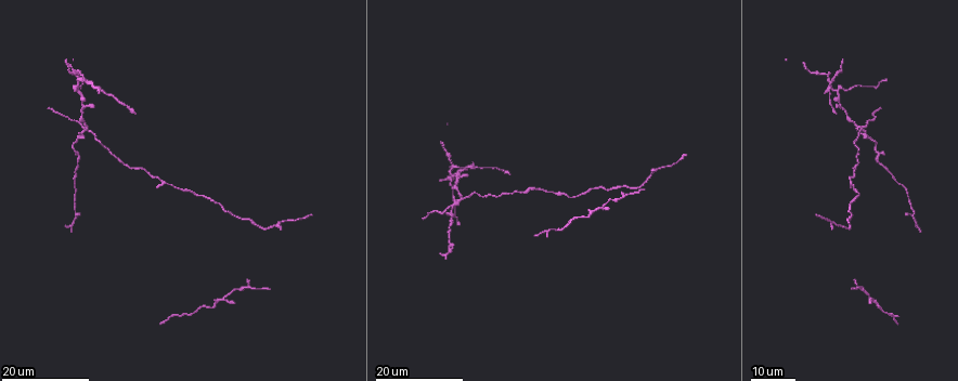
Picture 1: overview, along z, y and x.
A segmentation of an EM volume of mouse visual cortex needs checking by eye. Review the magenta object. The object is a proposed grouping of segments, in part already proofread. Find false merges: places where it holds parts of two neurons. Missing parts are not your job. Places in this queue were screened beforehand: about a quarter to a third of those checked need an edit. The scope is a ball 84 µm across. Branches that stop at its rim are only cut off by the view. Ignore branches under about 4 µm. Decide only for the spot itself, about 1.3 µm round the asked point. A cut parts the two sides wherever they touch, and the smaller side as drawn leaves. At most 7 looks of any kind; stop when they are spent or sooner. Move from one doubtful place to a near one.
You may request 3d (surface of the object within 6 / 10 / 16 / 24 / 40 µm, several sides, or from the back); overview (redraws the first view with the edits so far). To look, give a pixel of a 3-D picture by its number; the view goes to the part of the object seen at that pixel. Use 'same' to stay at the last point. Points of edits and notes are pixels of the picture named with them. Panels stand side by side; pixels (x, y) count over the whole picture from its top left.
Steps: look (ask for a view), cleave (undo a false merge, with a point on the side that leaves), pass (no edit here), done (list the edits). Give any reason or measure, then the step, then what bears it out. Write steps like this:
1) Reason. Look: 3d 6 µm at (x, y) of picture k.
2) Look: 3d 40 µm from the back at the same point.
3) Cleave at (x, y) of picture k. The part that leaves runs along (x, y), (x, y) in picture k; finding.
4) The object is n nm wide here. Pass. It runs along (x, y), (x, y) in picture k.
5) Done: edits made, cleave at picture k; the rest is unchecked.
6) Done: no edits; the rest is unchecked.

Sudden change in width. Look: 3d 16 µm at (845, 89) of picture 1.

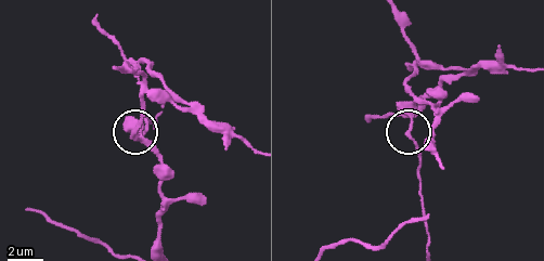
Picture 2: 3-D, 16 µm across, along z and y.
Look: 3d 10 µm at (410, 130) of picture 2.

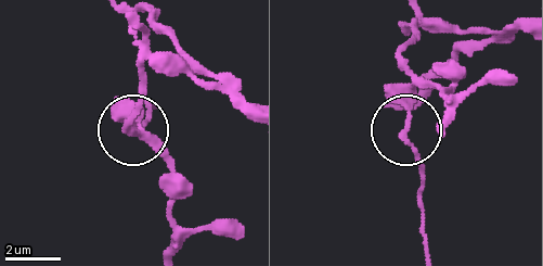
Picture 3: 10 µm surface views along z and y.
Pass. One neuron here.

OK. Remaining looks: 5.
Four or more arms meet. Look: 3d 16 µm at (863, 128) of picture 1.

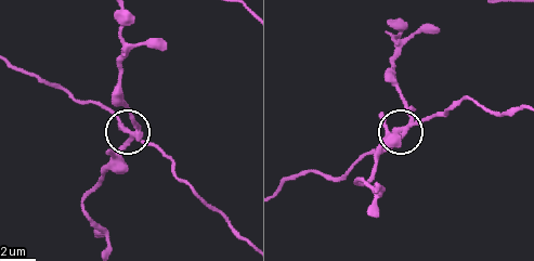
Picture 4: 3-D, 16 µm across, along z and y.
Zoom in. Look: 3d 10 µm at (407, 123) of picture 4.

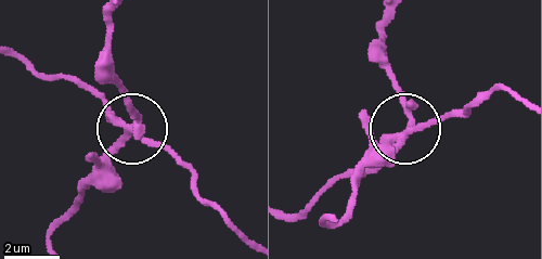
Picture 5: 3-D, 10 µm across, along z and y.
5 arms meet here. Cleave at (163, 146) of picture 5. The part that leaves runs along (131, 129), (164, 147), (248, 238) in picture 5; two neurons meet here.

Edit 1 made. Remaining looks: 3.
Look: overview.

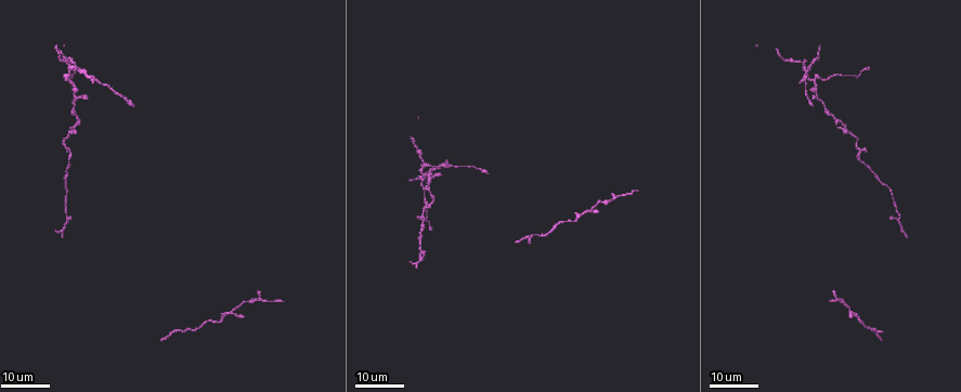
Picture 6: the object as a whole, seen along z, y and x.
Small branch off a trunk. Look: 3d 24 µm at (840, 300) of picture 6.

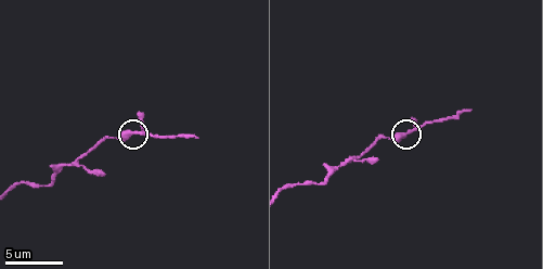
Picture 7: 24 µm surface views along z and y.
Look: 3d 6 µm at (413, 132) of picture 7.

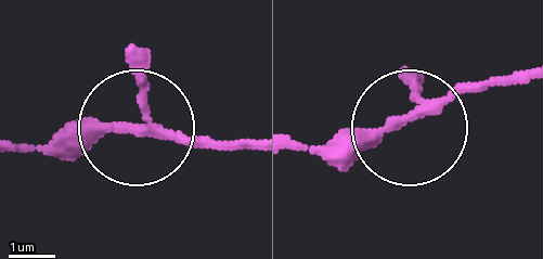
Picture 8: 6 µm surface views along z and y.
3 arms meet here. Pass. It runs along (24, 145), (175, 133), (241, 145) in picture 8; one neuron here.

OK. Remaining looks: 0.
Done: edits made, cleave at picture 5; the rest is unchecked.

